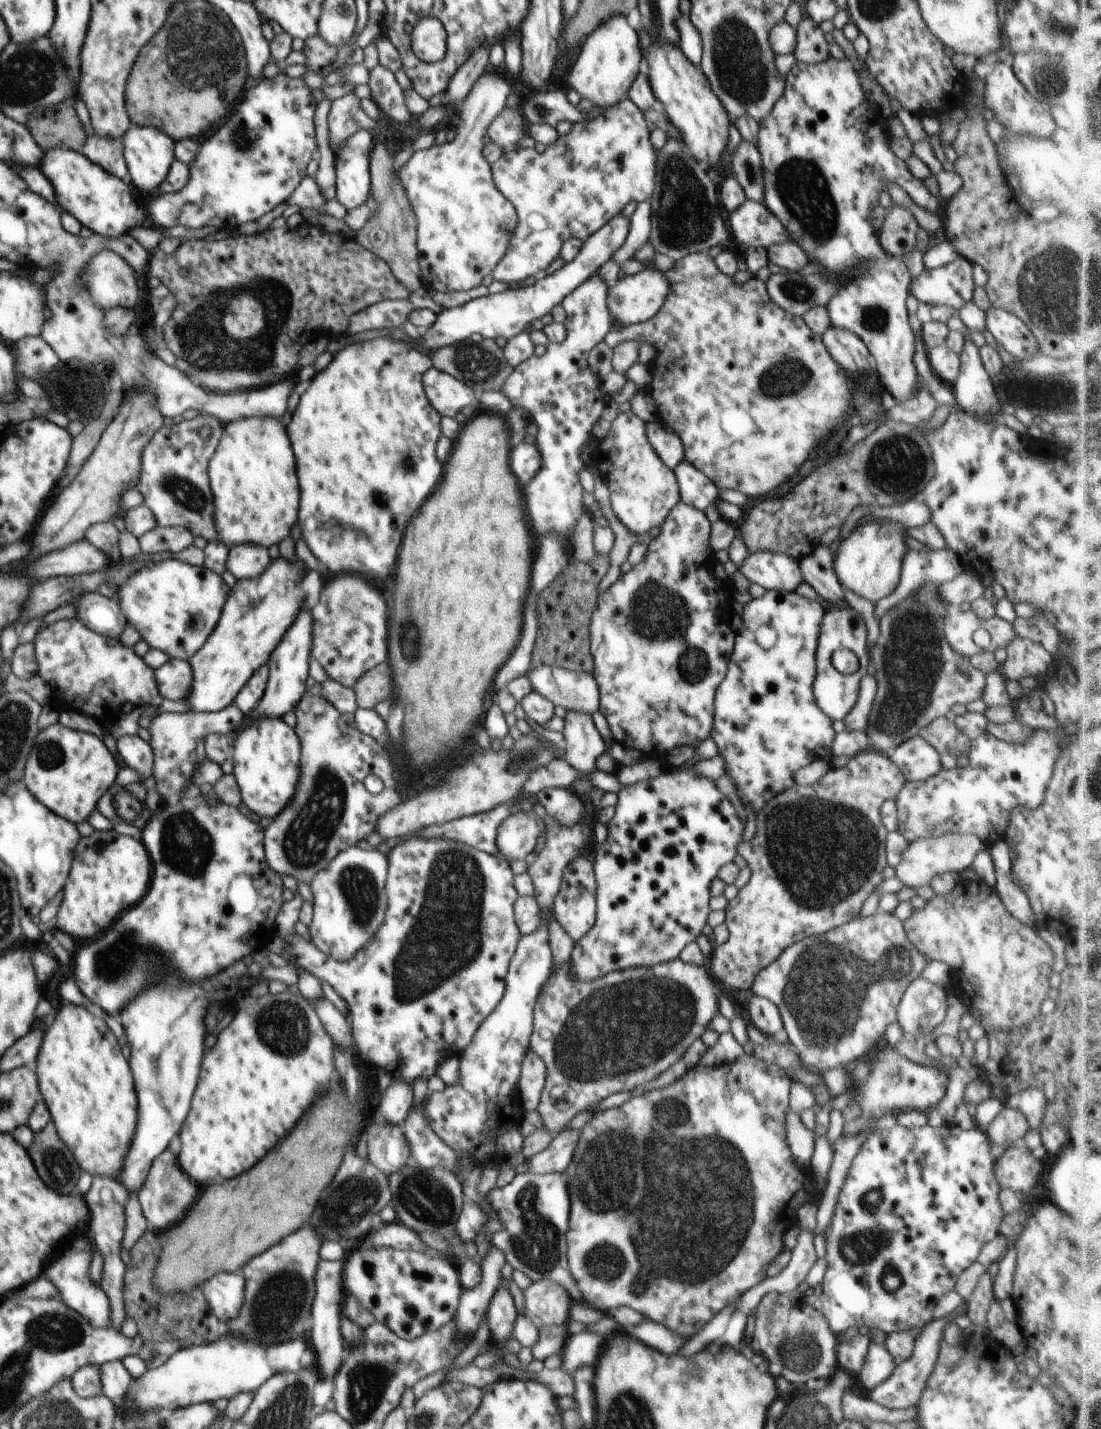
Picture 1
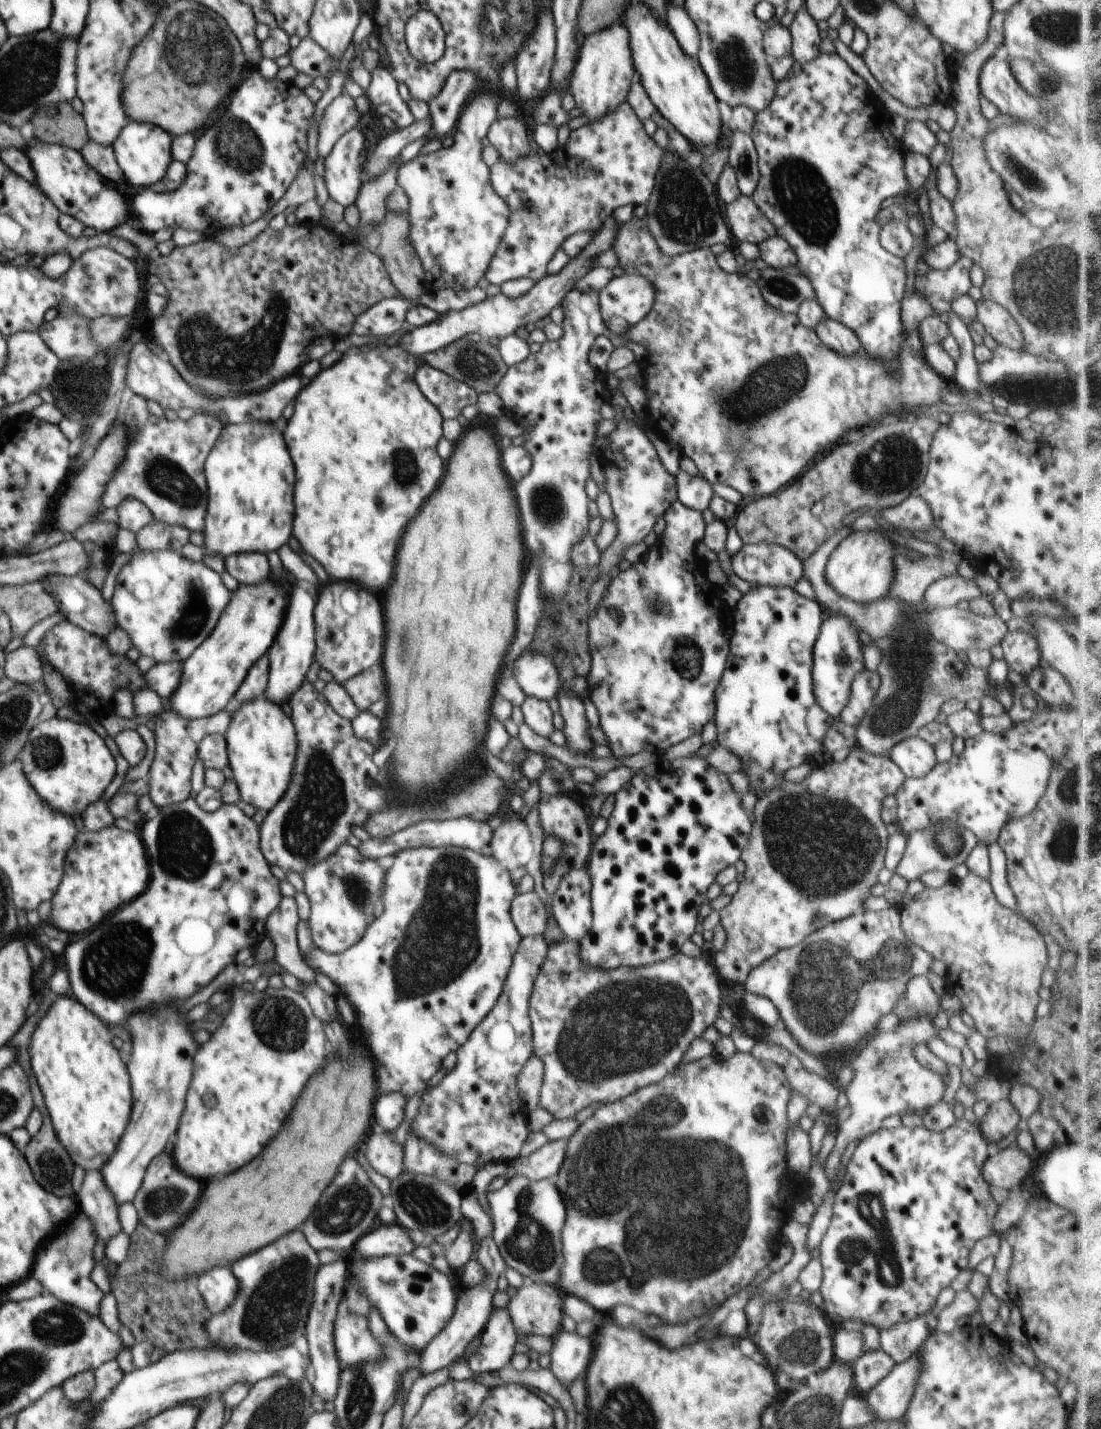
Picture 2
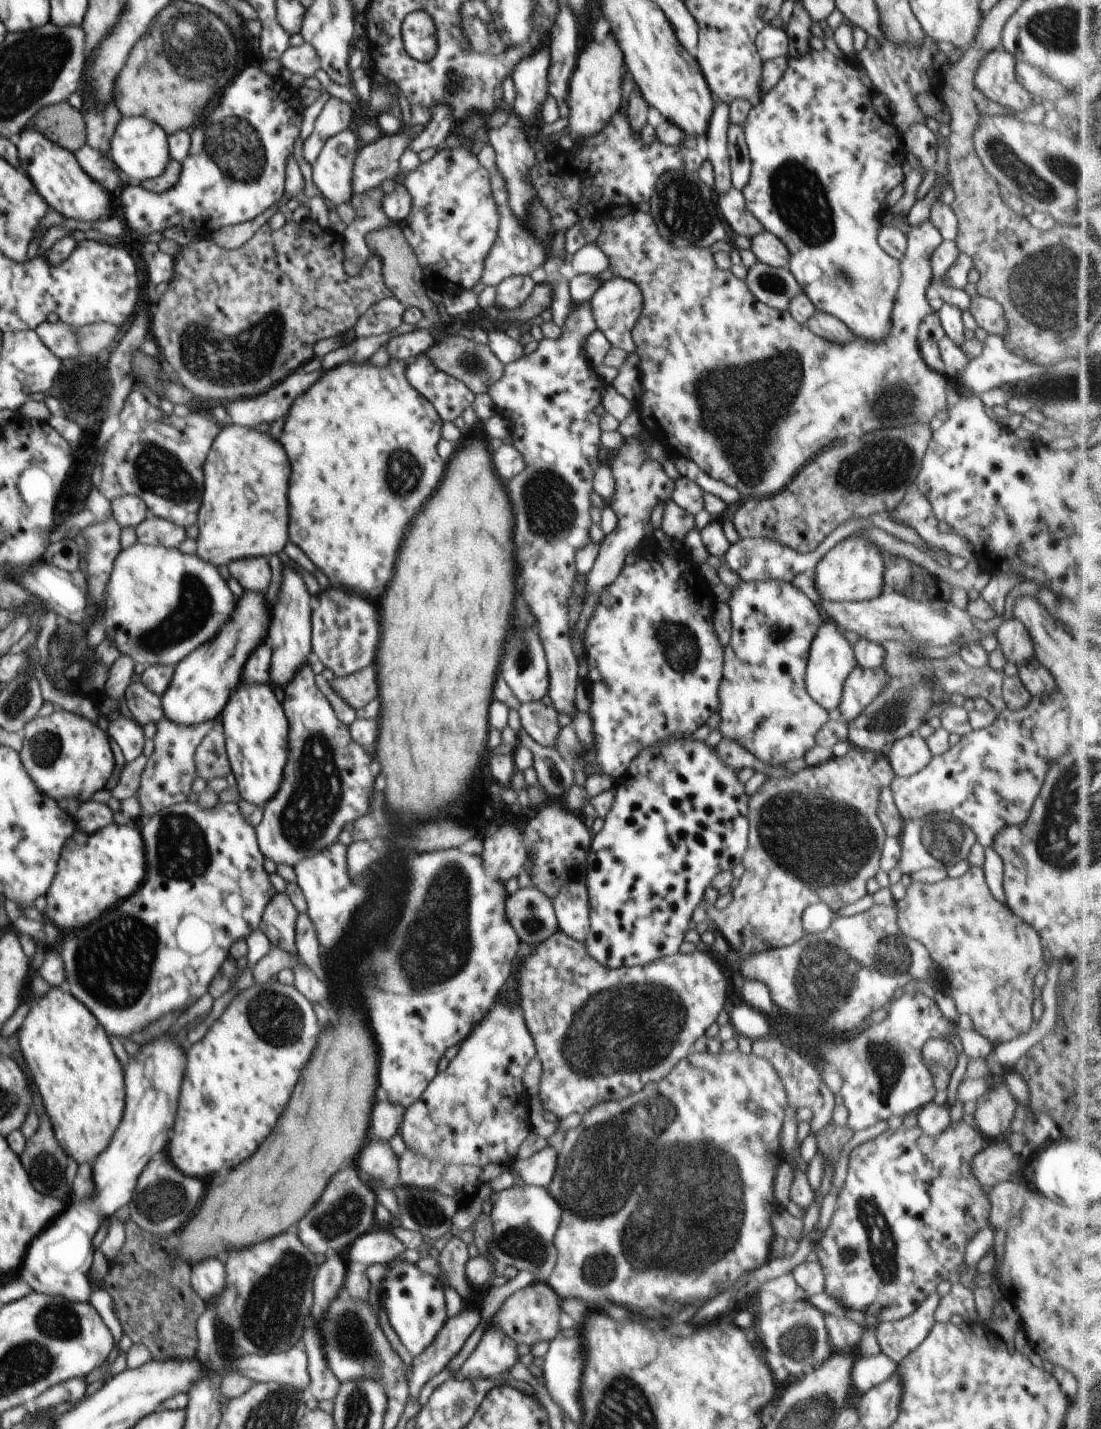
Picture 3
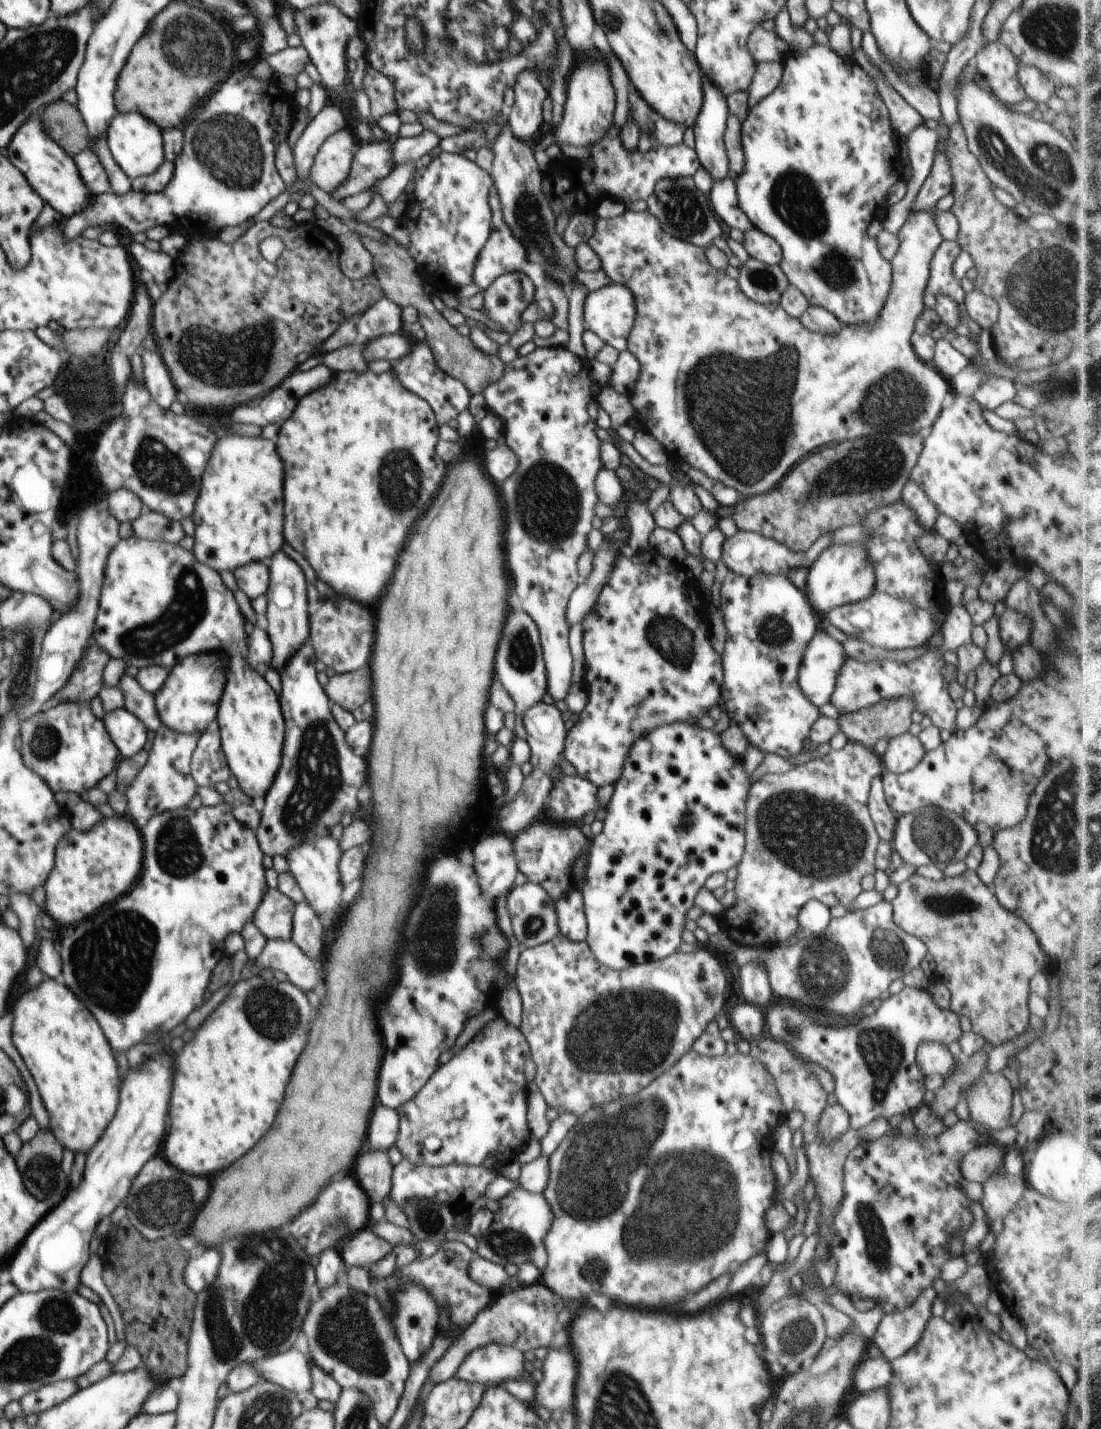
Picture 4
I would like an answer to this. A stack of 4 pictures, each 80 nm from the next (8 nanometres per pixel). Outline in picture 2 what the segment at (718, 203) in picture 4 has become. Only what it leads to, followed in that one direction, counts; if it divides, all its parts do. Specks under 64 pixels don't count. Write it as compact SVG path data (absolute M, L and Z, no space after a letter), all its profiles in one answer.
M740 194L734 202L723 204L723 209L731 227L729 232L738 240L758 245L770 236L777 236L770 220L758 212L758 206L750 197Z

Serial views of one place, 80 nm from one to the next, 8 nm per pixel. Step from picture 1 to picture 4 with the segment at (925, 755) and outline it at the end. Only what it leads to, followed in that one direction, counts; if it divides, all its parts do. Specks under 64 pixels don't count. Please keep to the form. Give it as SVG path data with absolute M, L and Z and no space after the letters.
M912 732L895 736L888 740L882 756L884 770L894 774L911 771L924 758L926 751L920 739Z

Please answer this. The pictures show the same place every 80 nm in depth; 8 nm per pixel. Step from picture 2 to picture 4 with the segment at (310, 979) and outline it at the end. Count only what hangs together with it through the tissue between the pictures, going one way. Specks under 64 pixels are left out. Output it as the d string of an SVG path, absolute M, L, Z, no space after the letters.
M269 888L255 912L253 923L268 939L290 941L295 905L280 889Z

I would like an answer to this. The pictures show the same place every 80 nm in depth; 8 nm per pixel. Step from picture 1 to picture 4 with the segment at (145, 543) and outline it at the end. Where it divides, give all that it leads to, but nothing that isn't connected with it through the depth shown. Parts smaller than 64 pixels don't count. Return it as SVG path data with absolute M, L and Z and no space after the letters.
M146 506L143 507L142 514L131 523L134 536L147 541L164 541L178 545L186 535L180 522L170 520L162 513L151 511Z

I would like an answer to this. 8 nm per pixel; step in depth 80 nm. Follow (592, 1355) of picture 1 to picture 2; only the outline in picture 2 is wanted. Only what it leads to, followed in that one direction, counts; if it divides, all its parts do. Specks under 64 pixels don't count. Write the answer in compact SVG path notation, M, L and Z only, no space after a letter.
M560 1330L549 1343L550 1366L562 1385L570 1388L572 1382L584 1374L592 1359L591 1337Z

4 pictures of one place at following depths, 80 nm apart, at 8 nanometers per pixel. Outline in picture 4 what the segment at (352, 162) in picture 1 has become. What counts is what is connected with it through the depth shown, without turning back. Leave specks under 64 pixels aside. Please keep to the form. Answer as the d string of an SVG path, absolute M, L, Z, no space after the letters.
M348 127L329 136L316 153L308 182L314 182L328 193L340 188L348 178L358 146L358 141Z

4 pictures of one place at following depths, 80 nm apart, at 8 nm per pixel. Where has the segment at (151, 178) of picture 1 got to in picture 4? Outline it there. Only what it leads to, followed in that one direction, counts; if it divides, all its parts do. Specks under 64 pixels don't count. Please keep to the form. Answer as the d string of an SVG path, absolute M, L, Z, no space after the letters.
M118 112L109 122L106 138L114 160L130 180L150 176L165 161L162 131L140 113Z

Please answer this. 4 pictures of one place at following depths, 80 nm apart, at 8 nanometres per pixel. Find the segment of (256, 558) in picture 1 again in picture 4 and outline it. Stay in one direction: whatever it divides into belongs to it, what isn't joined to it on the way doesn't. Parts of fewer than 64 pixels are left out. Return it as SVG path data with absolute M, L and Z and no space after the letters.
M258 561L239 566L233 570L237 586L249 600L258 598L267 592L269 587L268 562Z

